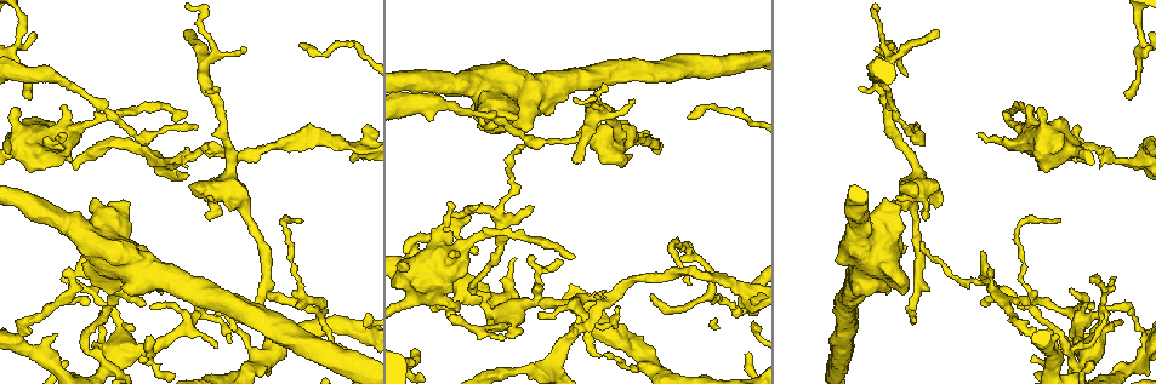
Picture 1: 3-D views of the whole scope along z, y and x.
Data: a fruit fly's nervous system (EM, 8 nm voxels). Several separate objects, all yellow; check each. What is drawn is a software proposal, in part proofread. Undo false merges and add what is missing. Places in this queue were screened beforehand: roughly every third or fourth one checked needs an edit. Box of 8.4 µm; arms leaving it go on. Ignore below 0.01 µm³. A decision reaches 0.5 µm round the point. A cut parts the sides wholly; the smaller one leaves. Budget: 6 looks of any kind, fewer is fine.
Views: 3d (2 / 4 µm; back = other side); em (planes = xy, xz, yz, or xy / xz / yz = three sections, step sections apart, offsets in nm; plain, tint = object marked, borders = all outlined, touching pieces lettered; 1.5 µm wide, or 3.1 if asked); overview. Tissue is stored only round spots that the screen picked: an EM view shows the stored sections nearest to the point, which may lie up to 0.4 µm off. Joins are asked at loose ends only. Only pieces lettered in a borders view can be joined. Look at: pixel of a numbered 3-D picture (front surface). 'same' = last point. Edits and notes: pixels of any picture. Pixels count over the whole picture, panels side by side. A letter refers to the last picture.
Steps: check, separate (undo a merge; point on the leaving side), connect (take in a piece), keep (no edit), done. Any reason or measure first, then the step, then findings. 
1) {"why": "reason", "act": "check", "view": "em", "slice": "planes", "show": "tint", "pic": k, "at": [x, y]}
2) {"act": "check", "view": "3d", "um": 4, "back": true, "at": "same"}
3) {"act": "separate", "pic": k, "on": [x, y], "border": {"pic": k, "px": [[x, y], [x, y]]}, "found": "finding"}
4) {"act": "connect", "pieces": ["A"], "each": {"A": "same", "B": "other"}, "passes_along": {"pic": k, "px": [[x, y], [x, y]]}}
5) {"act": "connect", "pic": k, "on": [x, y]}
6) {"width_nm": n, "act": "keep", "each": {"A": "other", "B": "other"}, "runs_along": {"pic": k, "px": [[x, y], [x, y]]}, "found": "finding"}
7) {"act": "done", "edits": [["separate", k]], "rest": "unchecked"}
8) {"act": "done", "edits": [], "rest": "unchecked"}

{"why": "free end", "act": "check", "view": "3d", "um": 2, "pic": 1, "at": [216, 89]}

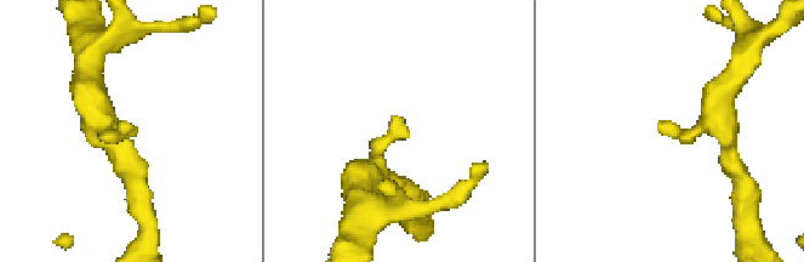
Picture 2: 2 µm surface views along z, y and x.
{"why": "need the tissue", "act": "check", "view": "em", "slice": "xy", "step": 4, "show": "borders", "pic": 2, "at": [122, 121]}

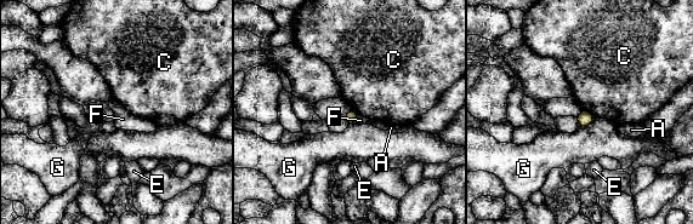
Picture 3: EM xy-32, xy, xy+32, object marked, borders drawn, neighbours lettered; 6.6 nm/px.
{"act": "check", "view": "em", "slice": "planes", "show": "borders", "at": "same"}

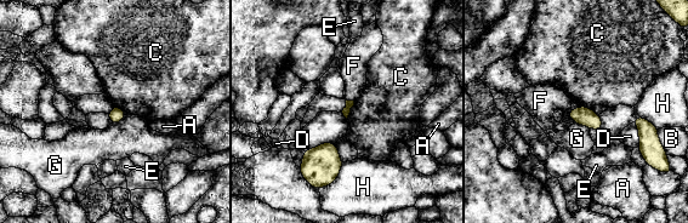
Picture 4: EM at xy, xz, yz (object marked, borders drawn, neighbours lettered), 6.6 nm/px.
{"act": "keep", "each": {"A": "other", "B": "other", "C": "other", "D": "other", "E": "other", "F": "other", "G": "other", "H": "other"}, "border": {"pic": 4, "px": [[354, 101], [346, 119]]}, "found": "no lettered piece goes on from it"}

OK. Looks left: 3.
{"why": "an open end", "act": "check", "view": "3d", "um": 2, "pic": 1, "at": [976, 133]}

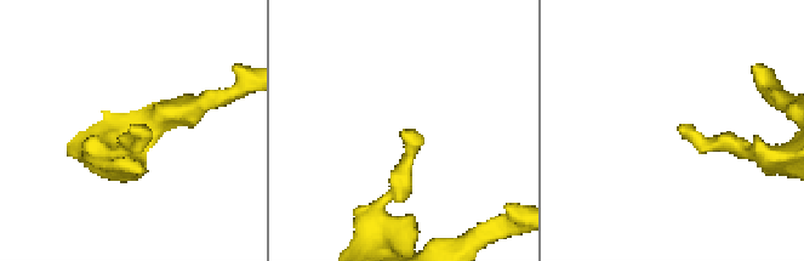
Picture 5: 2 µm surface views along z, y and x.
{"act": "check", "view": "em", "slice": "planes", "show": "borders", "pic": 5, "at": [677, 127]}

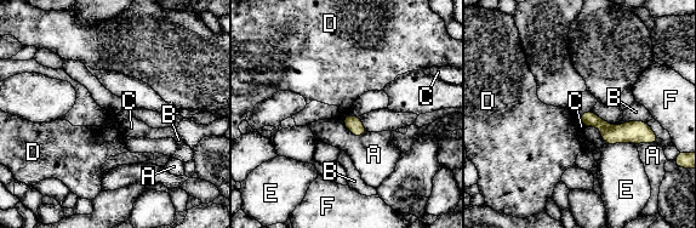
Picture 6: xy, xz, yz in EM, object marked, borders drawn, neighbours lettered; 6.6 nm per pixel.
{"width_nm": 90, "longest_contact_nm": ["B", 260], "act": "keep", "each": {"A": "other", "B": "other", "C": "other", "D": "other", "E": "other", "F": "other"}, "found": "none of them fits"}

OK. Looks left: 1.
{"why": "free end", "act": "check", "view": "em", "slice": "planes", "show": "borders", "pic": 1, "at": [1106, 322]}

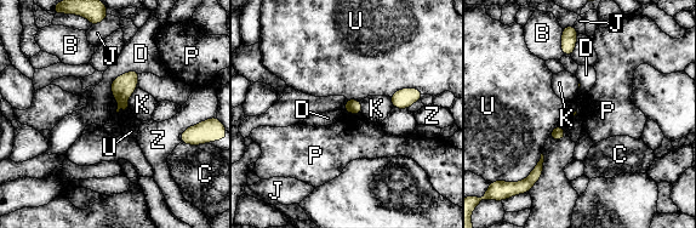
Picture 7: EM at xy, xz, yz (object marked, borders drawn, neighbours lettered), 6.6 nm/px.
{"act": "separate", "pic": 7, "on": [123, 104], "each": {"B": "other", "C": "other", "D": "other", "J": "other", "K": "other", "P": "other", "U": "other", "Z": "other"}, "border": {"pic": 7, "px": [[119, 100], [125, 101]]}, "found": "a second neuron is stuck on"}

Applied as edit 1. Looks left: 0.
{"act": "done", "edits": [["separate", 7]], "rest": "unchecked"}

